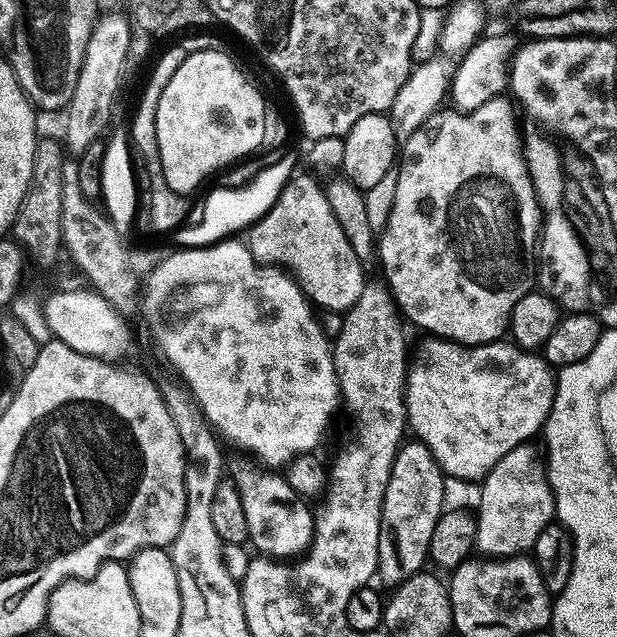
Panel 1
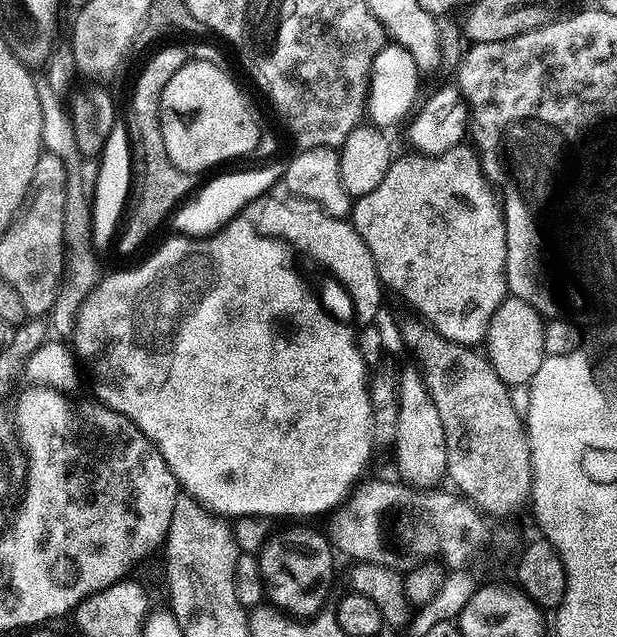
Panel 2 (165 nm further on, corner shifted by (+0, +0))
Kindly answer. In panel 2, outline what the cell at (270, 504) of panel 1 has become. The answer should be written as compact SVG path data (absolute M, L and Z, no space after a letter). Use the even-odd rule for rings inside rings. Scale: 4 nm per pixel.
M312 528L273 531L264 541L258 559L264 582L263 595L271 607L279 608L293 618L311 618L325 607L324 599L332 588L332 567L337 557L323 531L315 532Z

